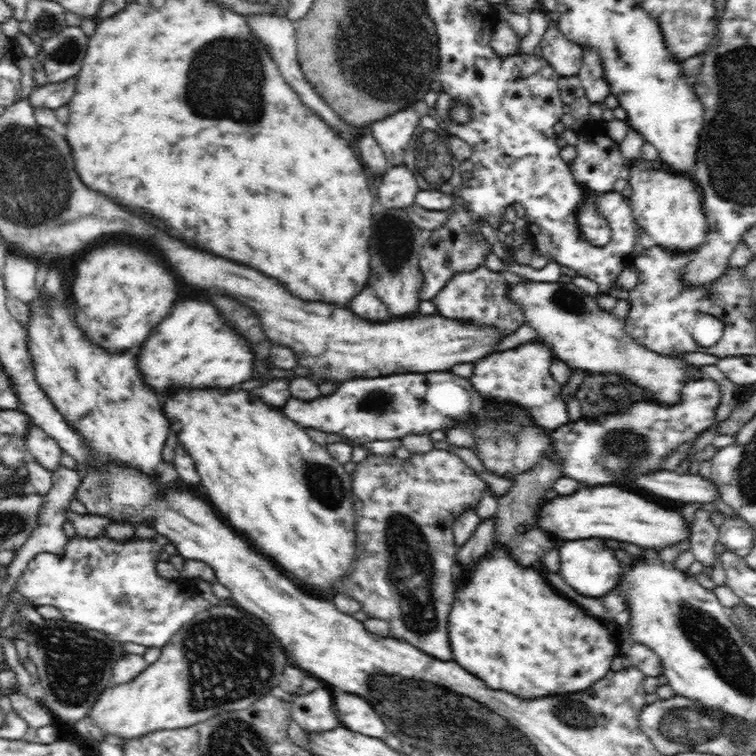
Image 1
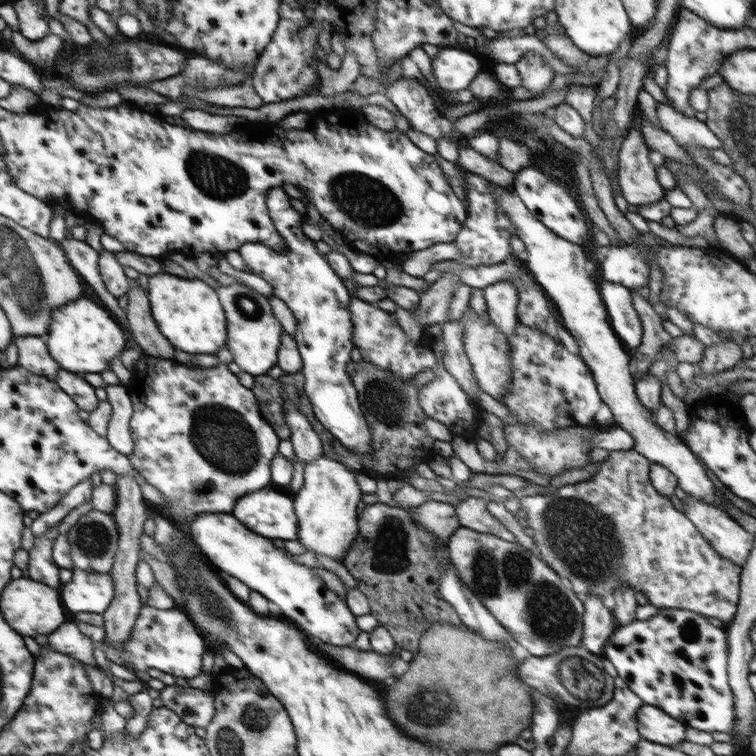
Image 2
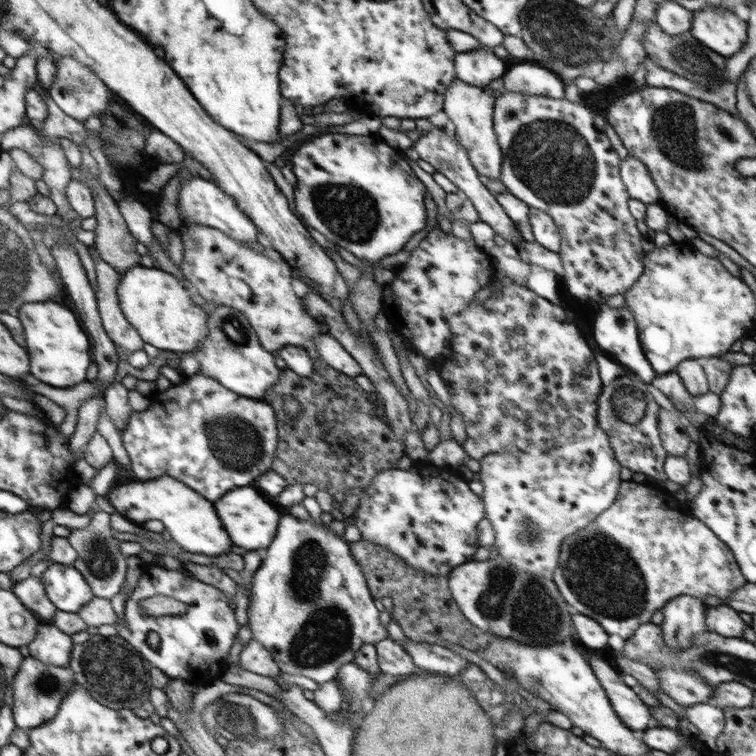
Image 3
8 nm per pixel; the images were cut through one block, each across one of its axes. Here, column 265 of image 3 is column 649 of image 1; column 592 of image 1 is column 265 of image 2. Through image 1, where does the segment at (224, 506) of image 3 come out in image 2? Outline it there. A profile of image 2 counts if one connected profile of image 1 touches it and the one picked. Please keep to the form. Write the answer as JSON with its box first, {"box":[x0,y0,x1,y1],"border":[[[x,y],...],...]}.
{"box":[232,488,298,540],"border":[[[262,488],[262,490],[256,490],[256,492],[250,492],[246,496],[242,496],[232,514],[242,522],[246,524],[252,532],[258,532],[260,536],[266,536],[266,538],[280,538],[280,540],[297,540],[298,536],[298,521],[294,516],[294,505],[292,504],[293,495],[286,491],[286,496],[282,492],[274,492],[274,490],[268,490],[268,488]]]}

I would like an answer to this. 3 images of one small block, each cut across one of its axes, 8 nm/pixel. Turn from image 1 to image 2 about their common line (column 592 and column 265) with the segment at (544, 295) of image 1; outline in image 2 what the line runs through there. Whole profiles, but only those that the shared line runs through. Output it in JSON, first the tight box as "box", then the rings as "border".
{"box":[218,283,282,376],"border":[[[240,283],[222,286],[218,284],[218,296],[226,312],[228,342],[233,361],[243,372],[253,376],[266,375],[277,364],[277,352],[281,343],[282,325],[271,312],[271,306],[265,295]]]}

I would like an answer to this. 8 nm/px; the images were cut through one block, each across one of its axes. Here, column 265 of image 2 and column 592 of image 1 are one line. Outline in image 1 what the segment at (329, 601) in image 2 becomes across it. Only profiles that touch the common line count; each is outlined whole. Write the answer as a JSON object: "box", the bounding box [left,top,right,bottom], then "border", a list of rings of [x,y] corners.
{"box":[558,538,624,598],"border":[[[586,538],[586,540],[568,540],[558,548],[560,557],[560,576],[580,594],[584,596],[602,598],[618,585],[618,578],[624,570],[618,562],[616,554],[600,540],[600,538]]]}

